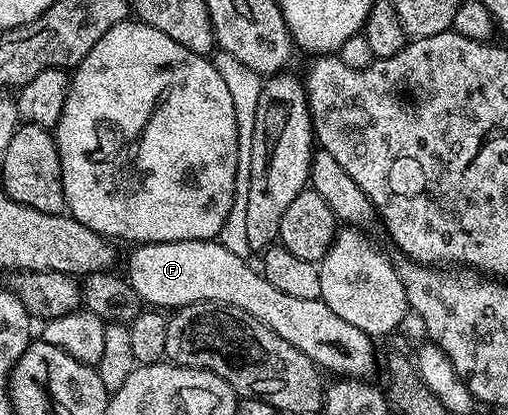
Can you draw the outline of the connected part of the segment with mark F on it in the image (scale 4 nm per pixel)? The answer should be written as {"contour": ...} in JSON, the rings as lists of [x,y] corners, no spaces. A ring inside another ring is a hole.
{"contour":[[[218,240],[209,241],[170,241],[169,243],[149,243],[148,245],[136,244],[135,249],[127,257],[127,270],[125,276],[127,282],[137,291],[140,302],[158,307],[160,310],[178,311],[185,305],[212,301],[218,305],[232,305],[265,323],[285,343],[293,343],[297,351],[301,351],[320,370],[335,373],[339,377],[370,378],[375,369],[375,345],[376,342],[361,327],[353,327],[353,323],[345,323],[341,315],[333,315],[333,311],[321,299],[297,299],[294,295],[285,295],[285,291],[277,291],[265,279],[258,268],[250,264],[250,260],[233,255]]]}

